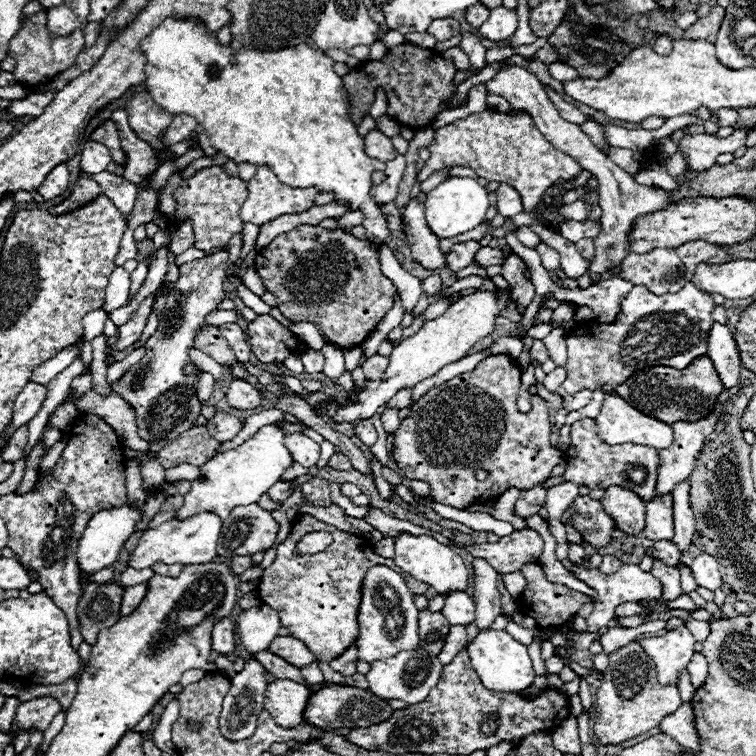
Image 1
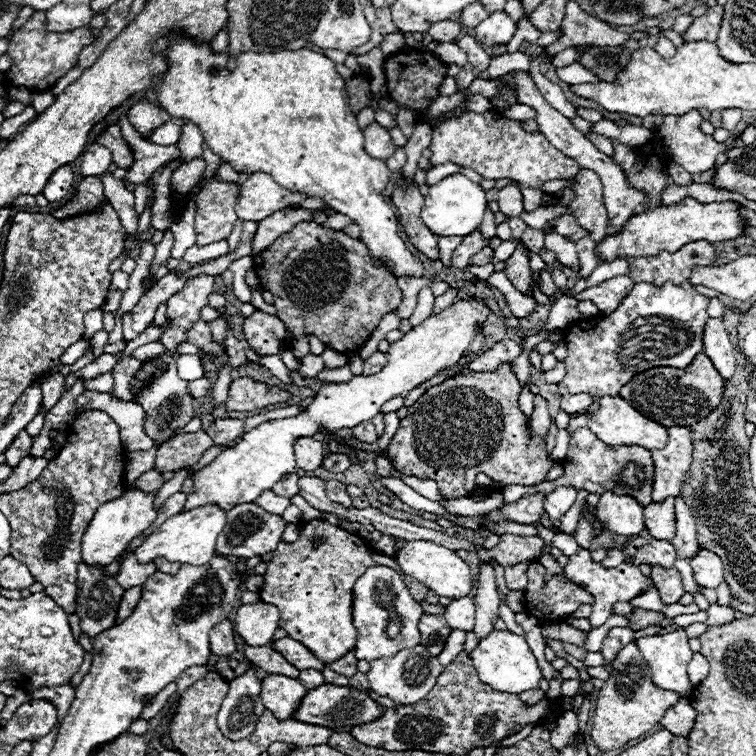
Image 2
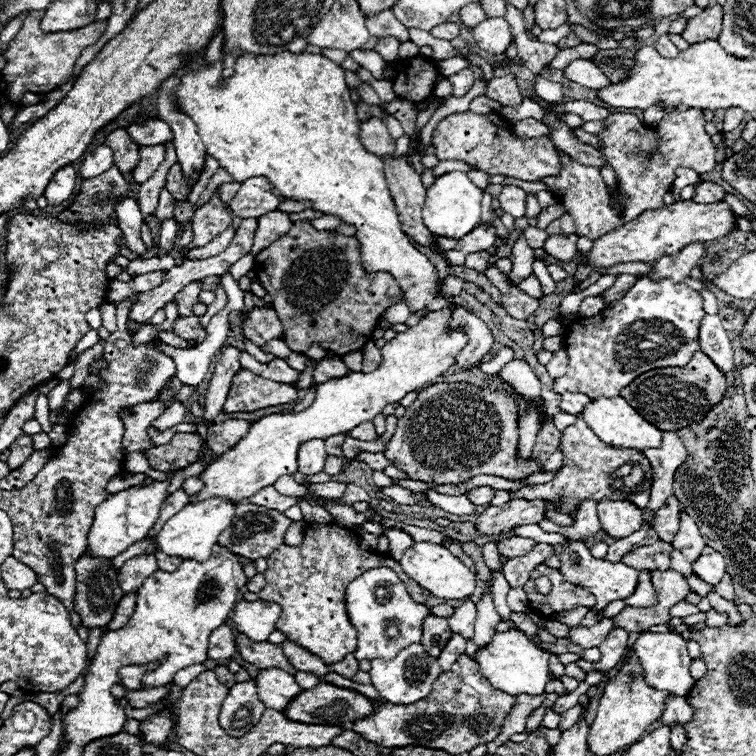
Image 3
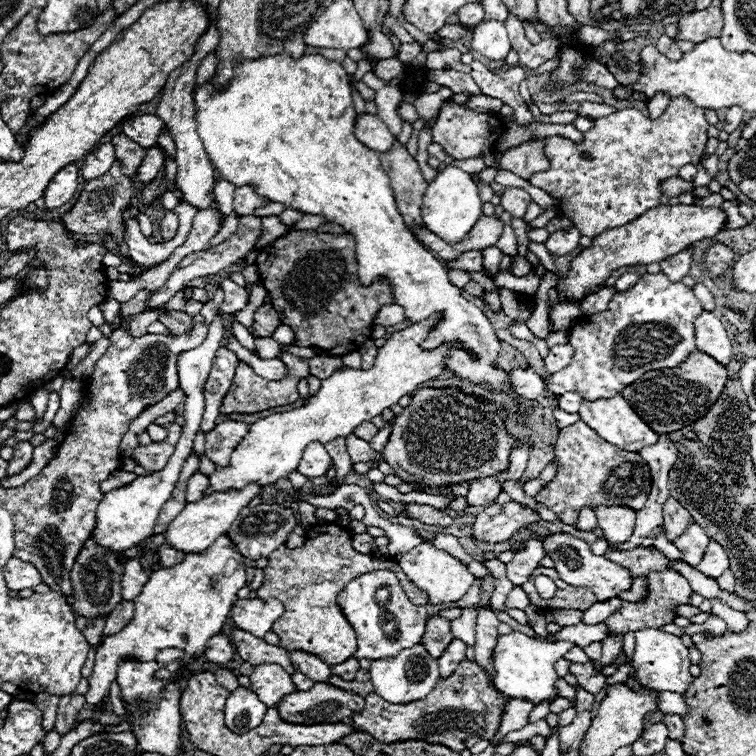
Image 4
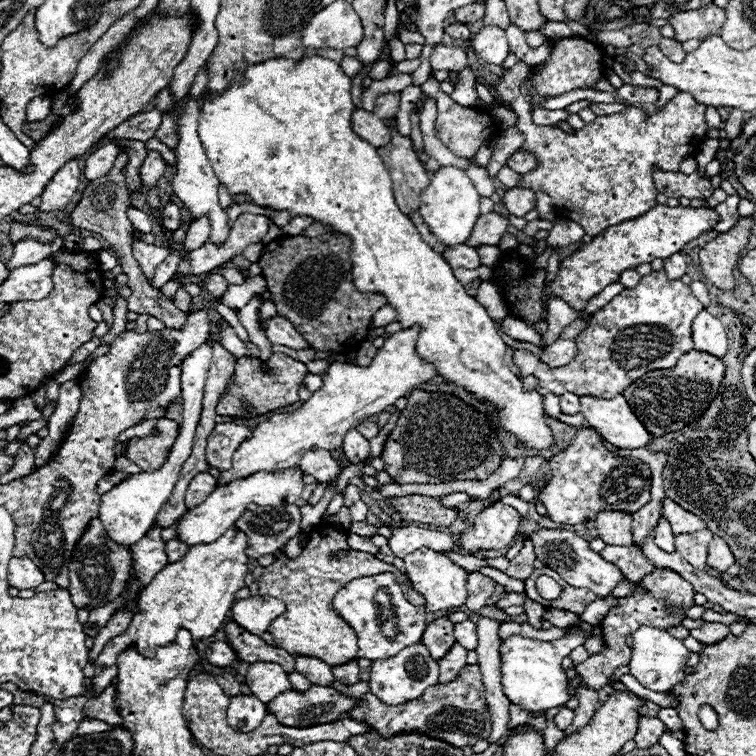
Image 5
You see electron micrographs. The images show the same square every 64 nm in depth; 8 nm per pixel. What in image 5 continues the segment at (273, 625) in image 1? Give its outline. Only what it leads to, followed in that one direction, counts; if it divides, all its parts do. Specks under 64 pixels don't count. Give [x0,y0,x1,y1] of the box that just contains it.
[232,596,286,636]

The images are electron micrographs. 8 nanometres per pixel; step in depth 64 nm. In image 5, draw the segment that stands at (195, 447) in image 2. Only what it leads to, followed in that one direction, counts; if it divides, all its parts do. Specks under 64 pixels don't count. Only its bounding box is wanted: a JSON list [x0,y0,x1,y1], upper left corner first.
[124,418,178,472]

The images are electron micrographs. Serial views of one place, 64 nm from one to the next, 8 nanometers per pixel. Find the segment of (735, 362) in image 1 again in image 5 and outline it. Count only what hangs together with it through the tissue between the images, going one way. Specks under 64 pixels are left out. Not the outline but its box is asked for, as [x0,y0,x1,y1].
[692,310,728,358]

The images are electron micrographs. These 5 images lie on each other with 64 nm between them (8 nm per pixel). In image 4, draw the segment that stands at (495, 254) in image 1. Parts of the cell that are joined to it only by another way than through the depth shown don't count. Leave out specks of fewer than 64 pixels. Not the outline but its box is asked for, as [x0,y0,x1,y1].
[446,250,482,272]

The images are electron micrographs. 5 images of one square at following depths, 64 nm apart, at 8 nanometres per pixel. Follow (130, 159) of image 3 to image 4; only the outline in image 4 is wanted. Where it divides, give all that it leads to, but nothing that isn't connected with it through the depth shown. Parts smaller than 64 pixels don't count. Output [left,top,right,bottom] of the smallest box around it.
[112,134,146,180]

